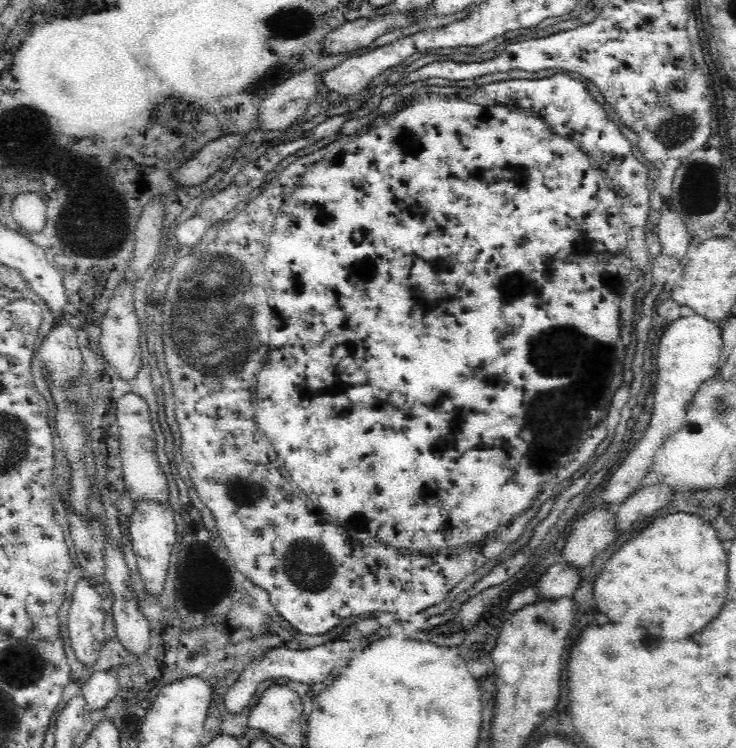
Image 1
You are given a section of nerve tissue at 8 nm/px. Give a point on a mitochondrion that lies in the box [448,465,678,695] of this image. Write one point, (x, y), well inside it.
(645, 646)

